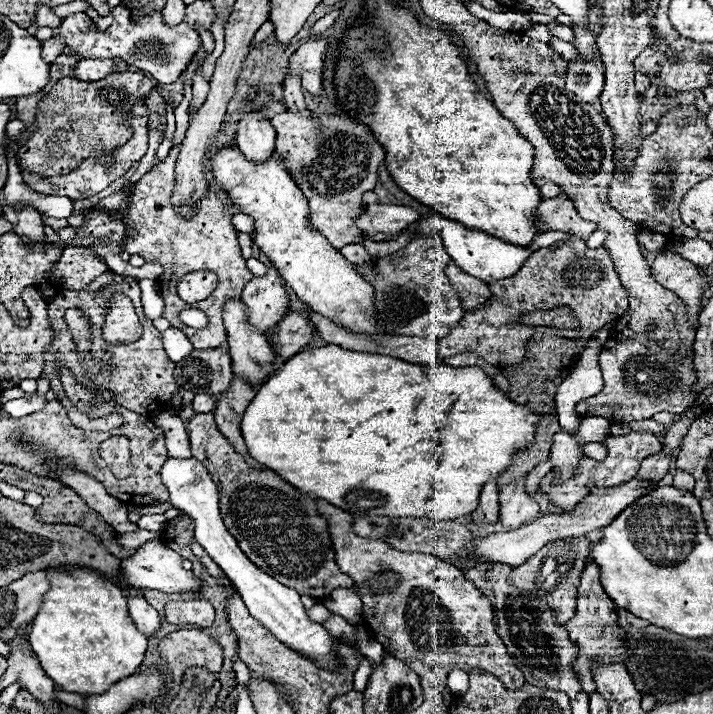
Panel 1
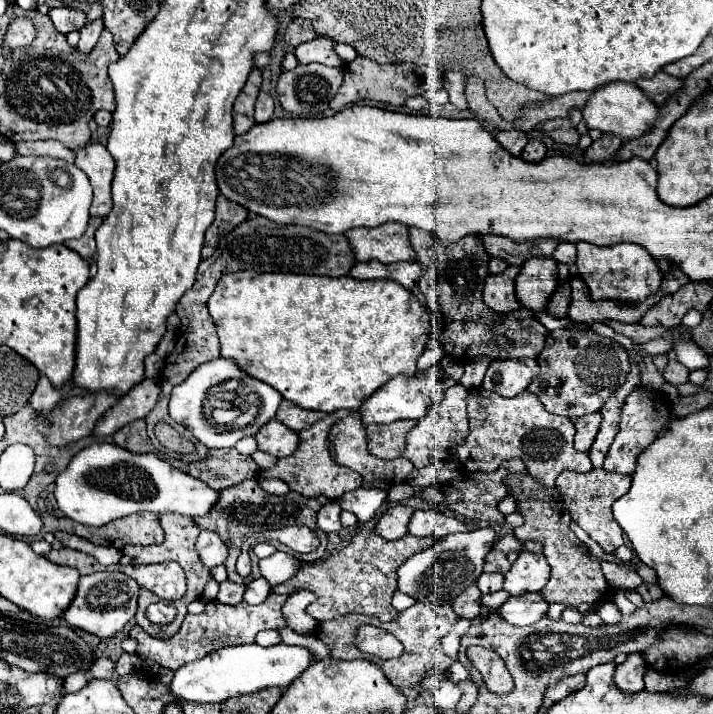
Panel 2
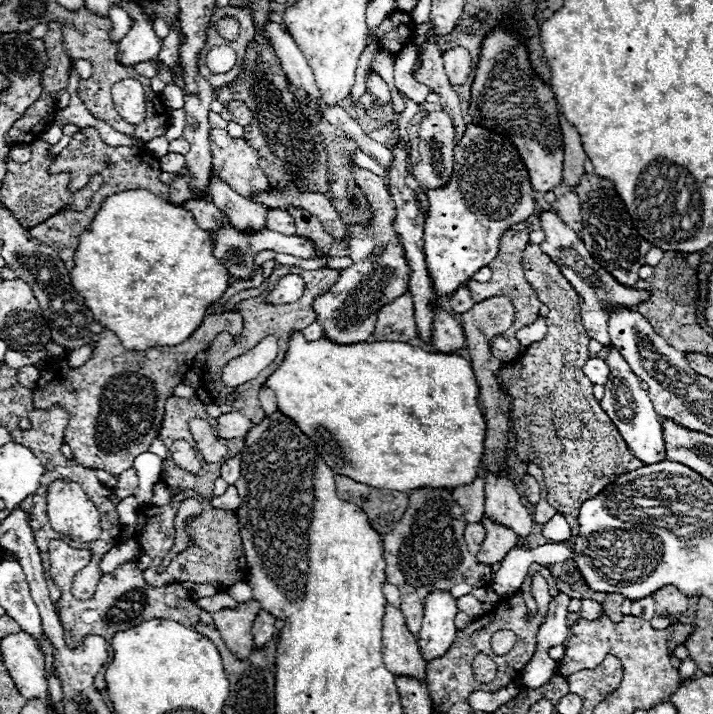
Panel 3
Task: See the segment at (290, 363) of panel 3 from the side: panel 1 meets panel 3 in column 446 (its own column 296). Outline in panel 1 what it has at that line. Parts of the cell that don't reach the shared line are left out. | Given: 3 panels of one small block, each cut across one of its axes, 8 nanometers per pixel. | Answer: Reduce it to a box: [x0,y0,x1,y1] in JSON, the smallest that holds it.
[242,344,538,520]

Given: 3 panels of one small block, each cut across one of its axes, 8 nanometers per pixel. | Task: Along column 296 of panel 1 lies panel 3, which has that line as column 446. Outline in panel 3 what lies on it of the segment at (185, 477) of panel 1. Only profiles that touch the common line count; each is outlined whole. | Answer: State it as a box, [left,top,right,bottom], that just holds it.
[418,592,458,662]

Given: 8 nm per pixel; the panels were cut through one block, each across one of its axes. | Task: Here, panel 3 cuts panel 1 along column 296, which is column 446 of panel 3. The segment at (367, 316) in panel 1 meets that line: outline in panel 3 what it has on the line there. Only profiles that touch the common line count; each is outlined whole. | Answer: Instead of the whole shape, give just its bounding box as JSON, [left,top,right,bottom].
[424,126,534,296]

